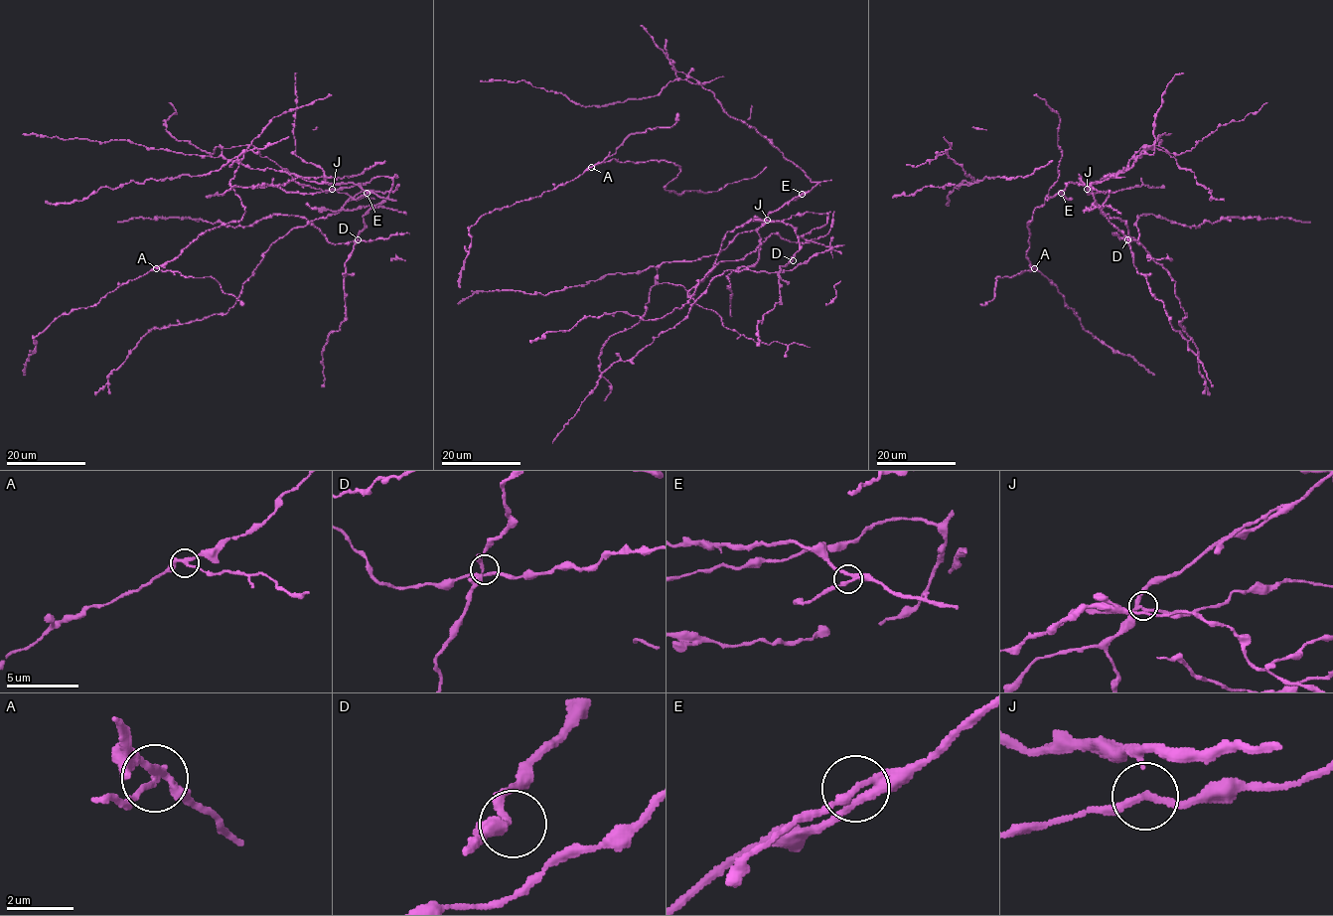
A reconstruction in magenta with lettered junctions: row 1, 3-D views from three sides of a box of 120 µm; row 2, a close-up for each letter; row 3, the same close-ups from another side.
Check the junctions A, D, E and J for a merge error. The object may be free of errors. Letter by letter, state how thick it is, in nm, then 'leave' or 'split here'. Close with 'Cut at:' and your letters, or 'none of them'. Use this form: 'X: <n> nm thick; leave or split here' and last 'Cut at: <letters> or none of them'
A: 200 nm thick; split here
D: 220 nm thick; leave
E: 220 nm thick; leave
J: 170 nm thick; leave
Cut at: A

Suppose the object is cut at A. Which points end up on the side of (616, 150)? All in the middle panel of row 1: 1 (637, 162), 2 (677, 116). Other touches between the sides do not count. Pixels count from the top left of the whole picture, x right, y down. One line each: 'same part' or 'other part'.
1: other part
2: same part

